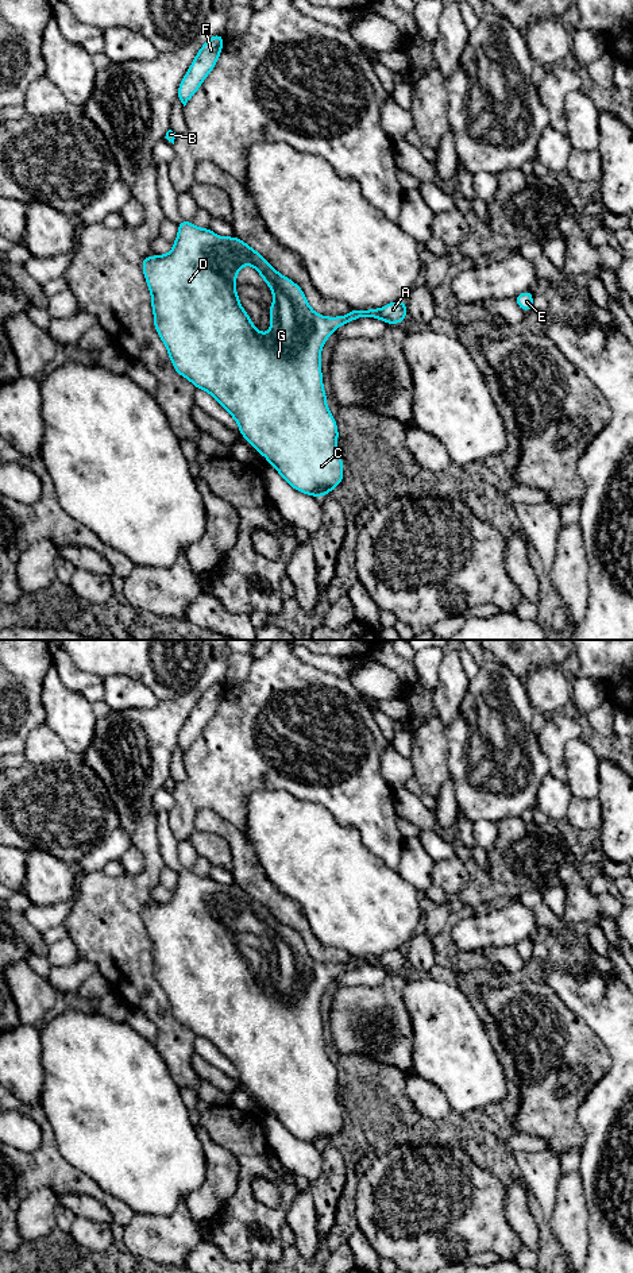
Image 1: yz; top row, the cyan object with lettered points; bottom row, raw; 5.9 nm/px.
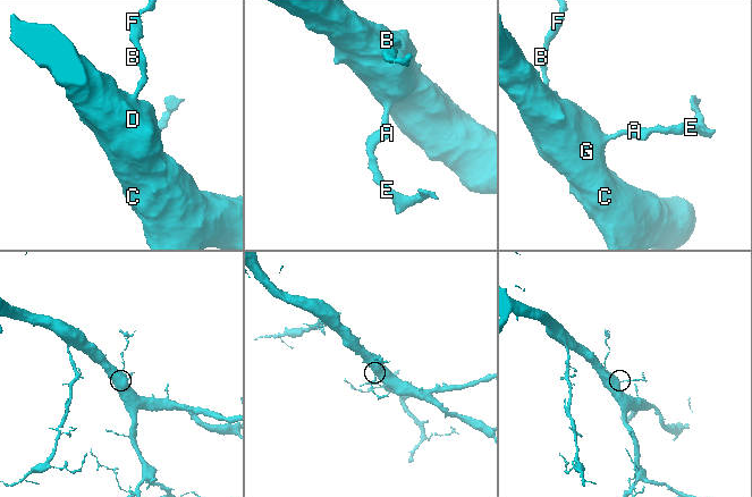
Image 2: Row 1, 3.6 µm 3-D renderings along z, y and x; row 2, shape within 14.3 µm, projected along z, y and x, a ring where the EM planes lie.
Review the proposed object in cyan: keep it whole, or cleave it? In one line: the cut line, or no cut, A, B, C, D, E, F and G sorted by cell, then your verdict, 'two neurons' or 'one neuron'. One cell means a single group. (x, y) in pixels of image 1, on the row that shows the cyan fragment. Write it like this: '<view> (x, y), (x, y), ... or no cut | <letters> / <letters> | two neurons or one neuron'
no cut | A B C D E F G | one neuron

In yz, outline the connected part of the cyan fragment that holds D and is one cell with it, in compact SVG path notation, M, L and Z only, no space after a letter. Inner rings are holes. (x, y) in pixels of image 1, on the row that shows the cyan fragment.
M184 219L178 224L178 235L175 242L173 243L173 250L166 255L146 256L142 261L142 269L151 293L154 327L163 344L166 346L175 371L184 378L189 379L197 389L207 390L235 418L239 425L240 435L246 437L251 443L251 445L270 462L270 466L273 466L293 489L316 498L320 498L324 494L331 494L331 490L343 482L343 462L337 452L337 424L327 406L327 396L323 386L320 363L321 348L325 340L335 332L337 327L341 327L359 317L366 316L381 319L386 324L401 324L408 315L405 301L390 302L379 309L352 309L348 315L337 317L325 317L317 315L308 305L308 300L301 288L287 277L281 275L258 251L252 250L247 243L242 242L236 236L221 238L217 234L212 232L209 228L198 228ZM244 265L251 265L255 270L258 270L259 275L266 281L267 286L271 288L274 298L273 305L269 306L271 327L266 335L260 333L258 328L251 323L250 316L240 305L239 296L235 290L238 271Z

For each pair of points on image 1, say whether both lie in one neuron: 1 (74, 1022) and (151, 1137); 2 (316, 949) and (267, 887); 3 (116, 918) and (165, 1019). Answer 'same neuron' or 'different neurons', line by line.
1: same neuron
2: same neuron
3: same neuron

